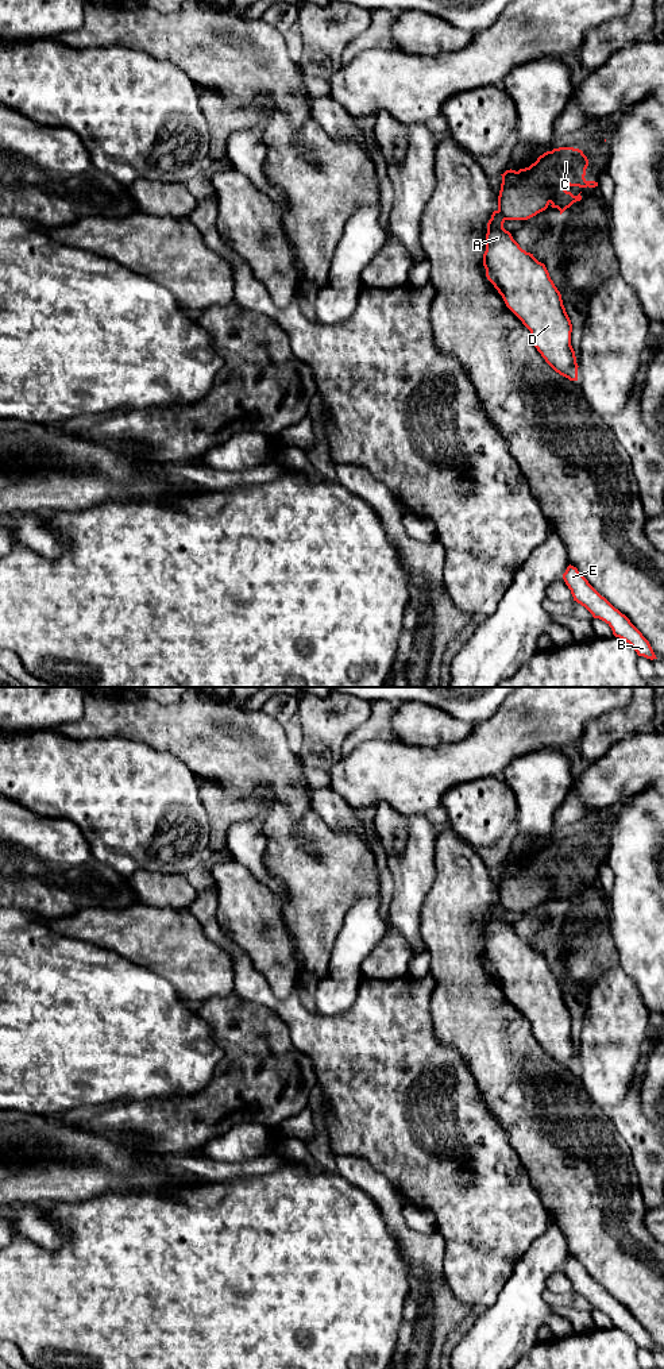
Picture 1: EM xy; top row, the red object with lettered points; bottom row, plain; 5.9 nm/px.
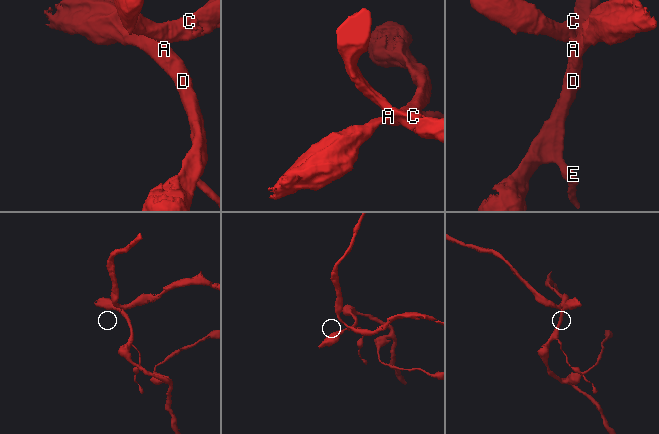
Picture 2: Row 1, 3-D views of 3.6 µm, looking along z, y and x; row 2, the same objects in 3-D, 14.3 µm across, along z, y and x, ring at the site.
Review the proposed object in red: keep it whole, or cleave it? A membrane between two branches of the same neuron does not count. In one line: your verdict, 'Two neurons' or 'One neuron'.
Two neurons

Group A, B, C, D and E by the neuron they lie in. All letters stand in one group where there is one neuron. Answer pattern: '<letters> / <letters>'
A B D E / C

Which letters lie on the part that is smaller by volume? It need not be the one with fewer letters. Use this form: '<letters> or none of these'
C

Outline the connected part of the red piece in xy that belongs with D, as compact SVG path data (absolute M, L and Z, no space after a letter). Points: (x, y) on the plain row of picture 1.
M498 902L487 914L486 968L530 1022L532 1033L545 1053L560 1067L578 1072L579 1057L571 1037L572 1015L561 986L545 956L522 941L503 914Z

